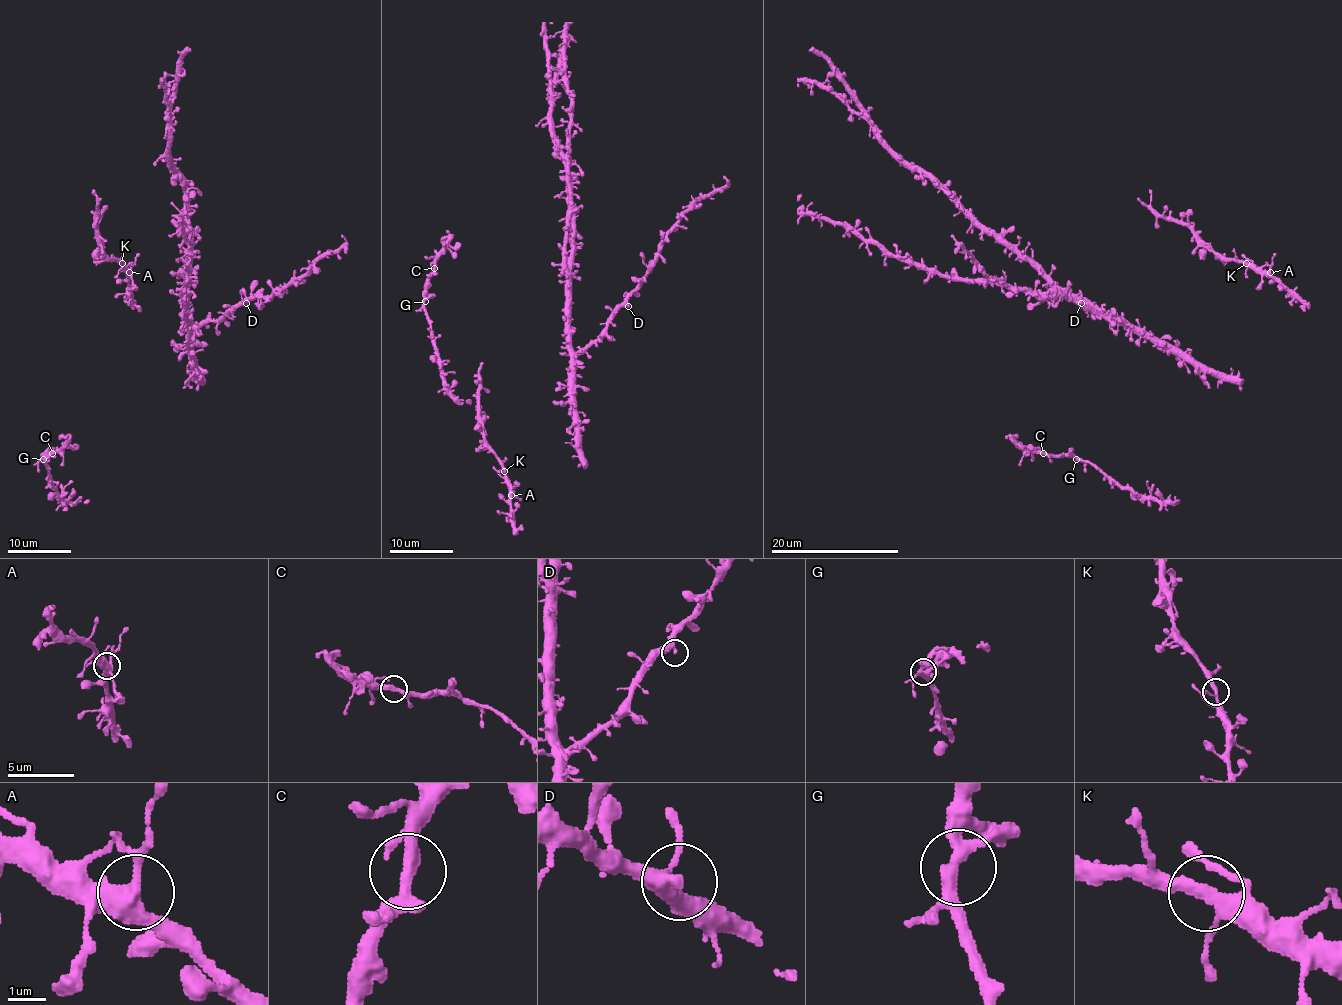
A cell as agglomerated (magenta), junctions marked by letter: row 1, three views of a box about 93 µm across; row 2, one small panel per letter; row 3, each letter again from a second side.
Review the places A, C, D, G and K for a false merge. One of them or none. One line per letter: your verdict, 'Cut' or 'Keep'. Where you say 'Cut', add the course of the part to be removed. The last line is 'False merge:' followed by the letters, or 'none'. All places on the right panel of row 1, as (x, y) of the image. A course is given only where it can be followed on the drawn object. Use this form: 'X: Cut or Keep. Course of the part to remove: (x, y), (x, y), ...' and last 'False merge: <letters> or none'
A: Keep
C: Keep
D: Keep
G: Keep
K: Keep
False merge: none

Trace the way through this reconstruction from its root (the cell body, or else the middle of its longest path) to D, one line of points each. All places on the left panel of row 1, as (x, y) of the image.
D: (193, 339), (196, 328), (246, 303)

